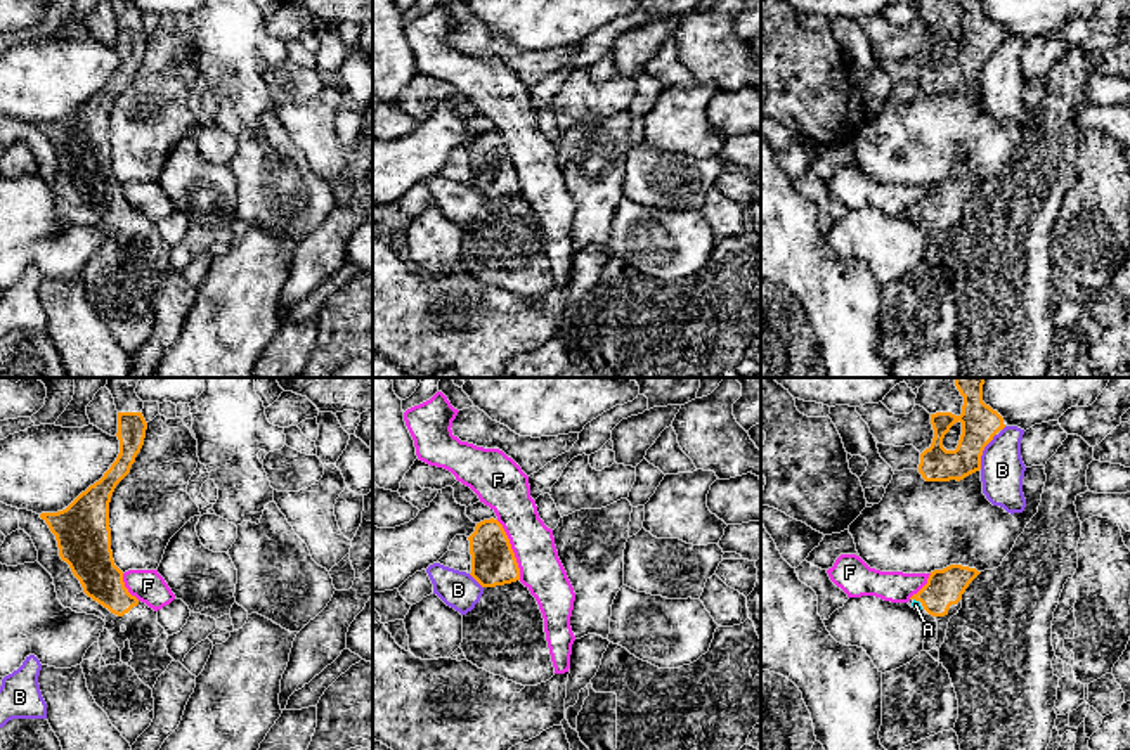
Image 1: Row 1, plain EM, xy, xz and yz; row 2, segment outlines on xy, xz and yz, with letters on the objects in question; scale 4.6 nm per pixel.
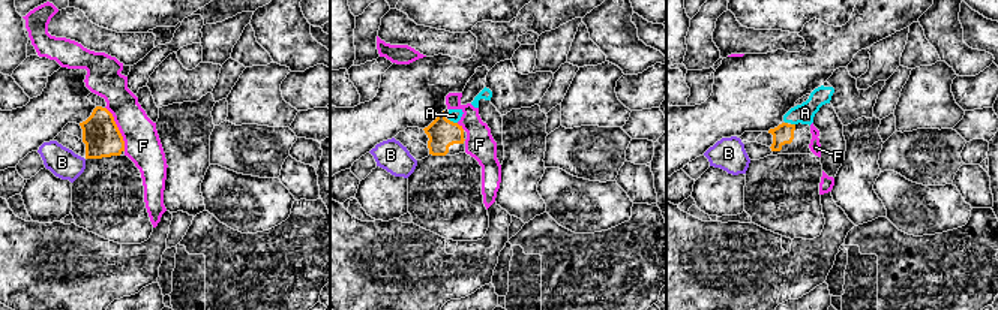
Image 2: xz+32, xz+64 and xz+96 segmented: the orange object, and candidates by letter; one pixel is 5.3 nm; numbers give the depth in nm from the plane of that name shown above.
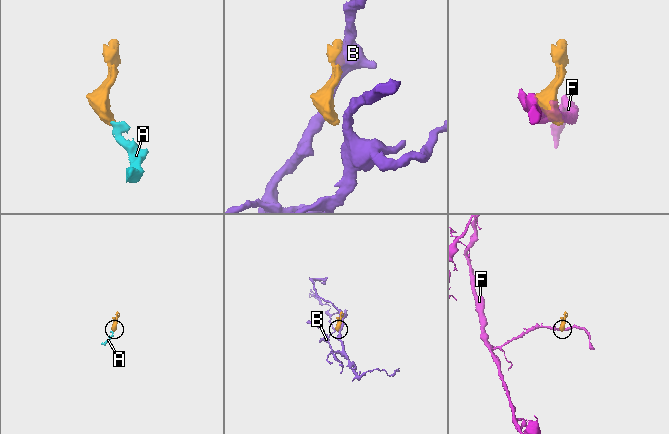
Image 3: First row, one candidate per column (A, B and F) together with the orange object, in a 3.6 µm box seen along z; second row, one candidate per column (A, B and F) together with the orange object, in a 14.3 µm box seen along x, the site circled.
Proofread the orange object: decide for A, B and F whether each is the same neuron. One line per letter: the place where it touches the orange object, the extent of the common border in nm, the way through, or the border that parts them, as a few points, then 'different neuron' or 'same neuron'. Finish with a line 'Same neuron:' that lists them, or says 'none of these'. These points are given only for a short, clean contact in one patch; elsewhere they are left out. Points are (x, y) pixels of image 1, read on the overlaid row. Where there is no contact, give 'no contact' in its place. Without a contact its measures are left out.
A: yz (915, 600) | 30 nm | across yz (945, 588), (936, 596), (915, 600), (915, 605) | same neuron
B: yz (983, 449) | 180 nm | different neuron
F: xz (512, 549) | 300 nm | along xz (496, 520), (508, 539), (520, 579) | different neuron
Same neuron: A

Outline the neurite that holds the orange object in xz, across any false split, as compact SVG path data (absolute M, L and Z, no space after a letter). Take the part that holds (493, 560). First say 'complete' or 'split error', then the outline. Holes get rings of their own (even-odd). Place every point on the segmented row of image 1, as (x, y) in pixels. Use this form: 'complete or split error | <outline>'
complete | M490 518L477 523L468 537L471 577L482 587L496 587L520 580L520 568L503 525Z

